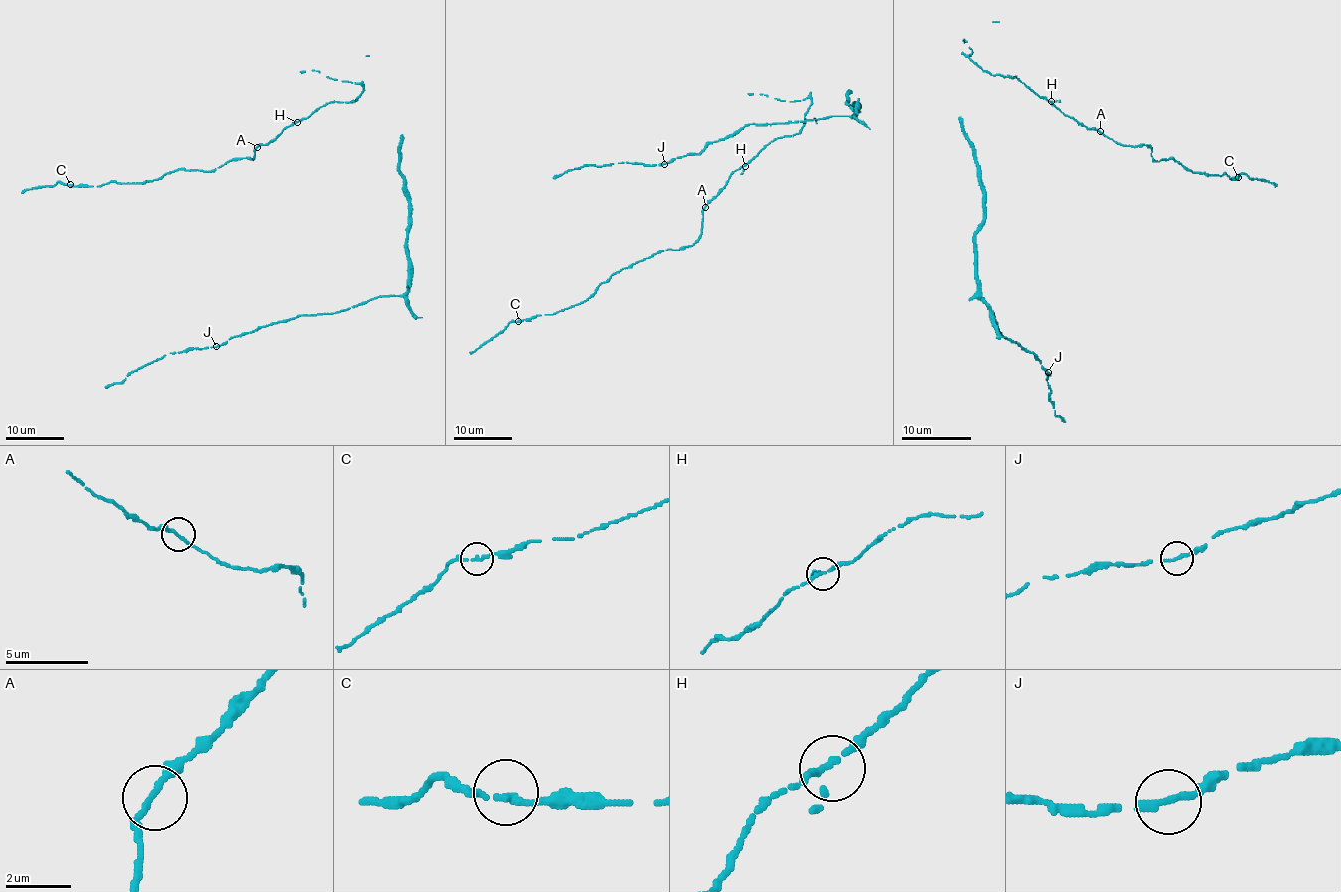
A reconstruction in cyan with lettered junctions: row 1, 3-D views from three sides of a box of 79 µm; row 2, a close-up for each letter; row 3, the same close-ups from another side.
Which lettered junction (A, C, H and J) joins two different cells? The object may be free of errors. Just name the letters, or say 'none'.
none

